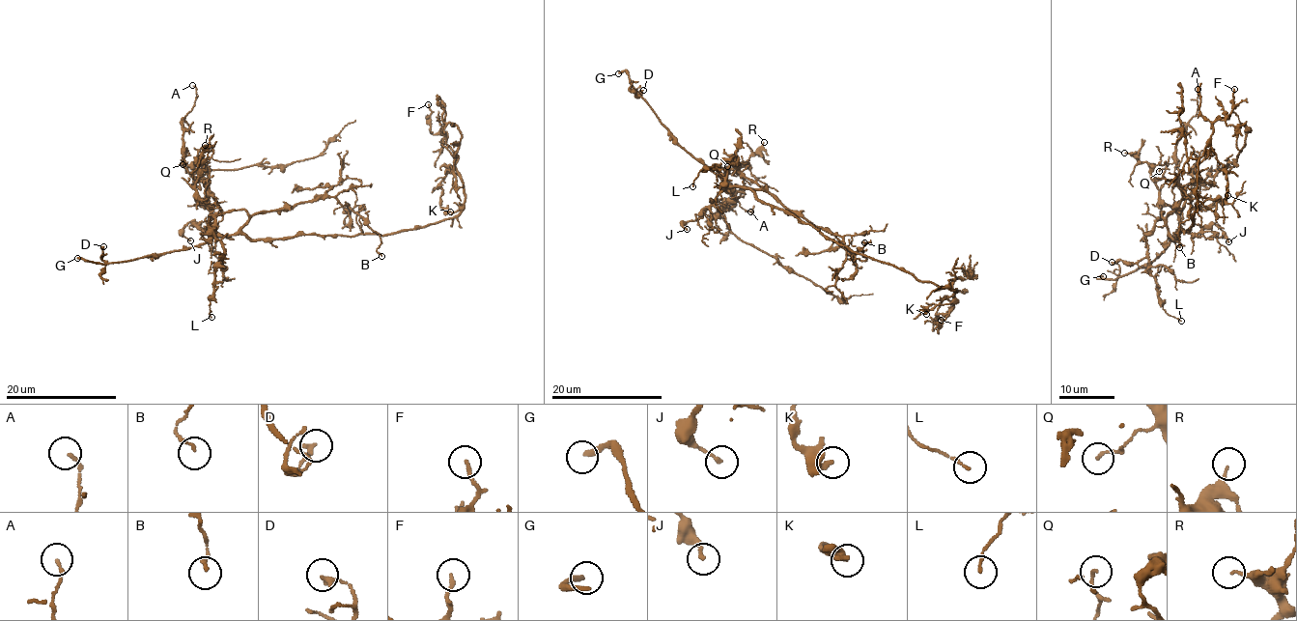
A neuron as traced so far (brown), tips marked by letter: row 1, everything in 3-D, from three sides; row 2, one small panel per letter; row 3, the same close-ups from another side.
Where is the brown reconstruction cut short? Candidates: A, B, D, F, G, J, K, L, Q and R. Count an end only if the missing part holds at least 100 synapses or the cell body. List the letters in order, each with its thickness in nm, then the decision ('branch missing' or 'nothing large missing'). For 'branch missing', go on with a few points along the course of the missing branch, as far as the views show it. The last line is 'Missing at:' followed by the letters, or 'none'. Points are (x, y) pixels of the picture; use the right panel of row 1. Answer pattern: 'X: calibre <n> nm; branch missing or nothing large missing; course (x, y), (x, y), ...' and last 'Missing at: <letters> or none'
A: calibre 130 nm; nothing large missing
B: calibre 150 nm; nothing large missing
D: calibre 200 nm; nothing large missing
F: calibre 160 nm; nothing large missing
G: calibre 240 nm; branch missing; course (1103, 276), (1131, 274), (1153, 267), (1206, 312), (1287, 313)
J: calibre 140 nm; nothing large missing
K: calibre 220 nm; nothing large missing
L: calibre 130 nm; nothing large missing
Q: calibre 130 nm; nothing large missing
R: calibre 140 nm; nothing large missing
Missing at: G

